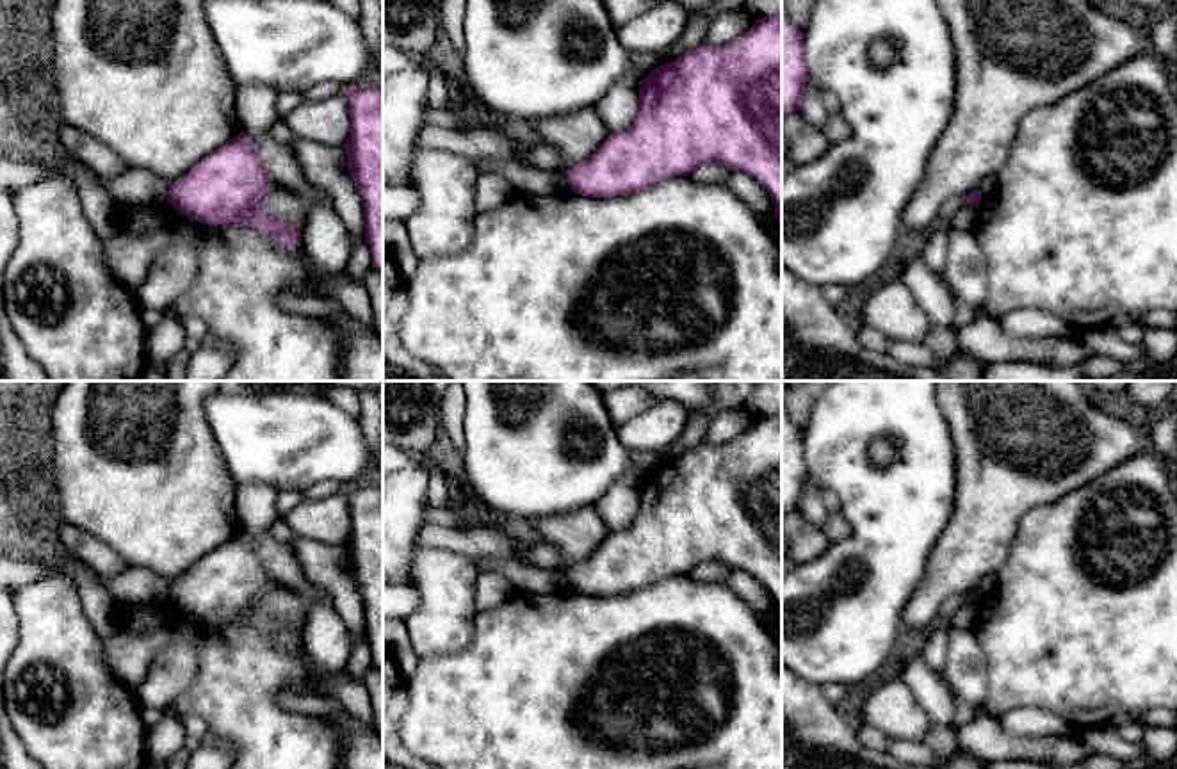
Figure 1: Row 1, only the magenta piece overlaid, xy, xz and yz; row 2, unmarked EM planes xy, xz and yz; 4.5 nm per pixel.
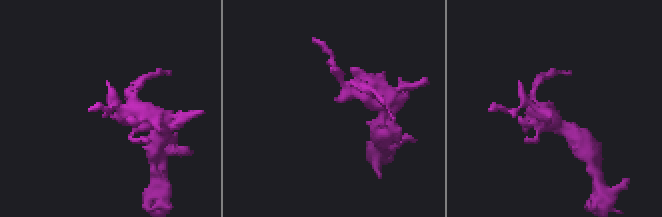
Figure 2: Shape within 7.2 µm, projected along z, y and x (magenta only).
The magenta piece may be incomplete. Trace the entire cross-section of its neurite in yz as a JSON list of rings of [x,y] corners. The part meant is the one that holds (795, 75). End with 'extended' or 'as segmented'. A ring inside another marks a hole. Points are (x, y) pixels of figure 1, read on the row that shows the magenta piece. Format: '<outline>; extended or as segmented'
[[[782,0],[782,121],[800,110],[803,89],[810,80],[803,32],[791,23]]]; as segmented

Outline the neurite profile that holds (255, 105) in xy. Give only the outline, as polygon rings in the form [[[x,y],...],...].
[[[260,84],[237,89],[235,112],[244,134],[258,134],[278,126],[278,91]]]

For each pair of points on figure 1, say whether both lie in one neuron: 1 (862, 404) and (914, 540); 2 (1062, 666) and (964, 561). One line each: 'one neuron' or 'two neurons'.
1: one neuron
2: two neurons

